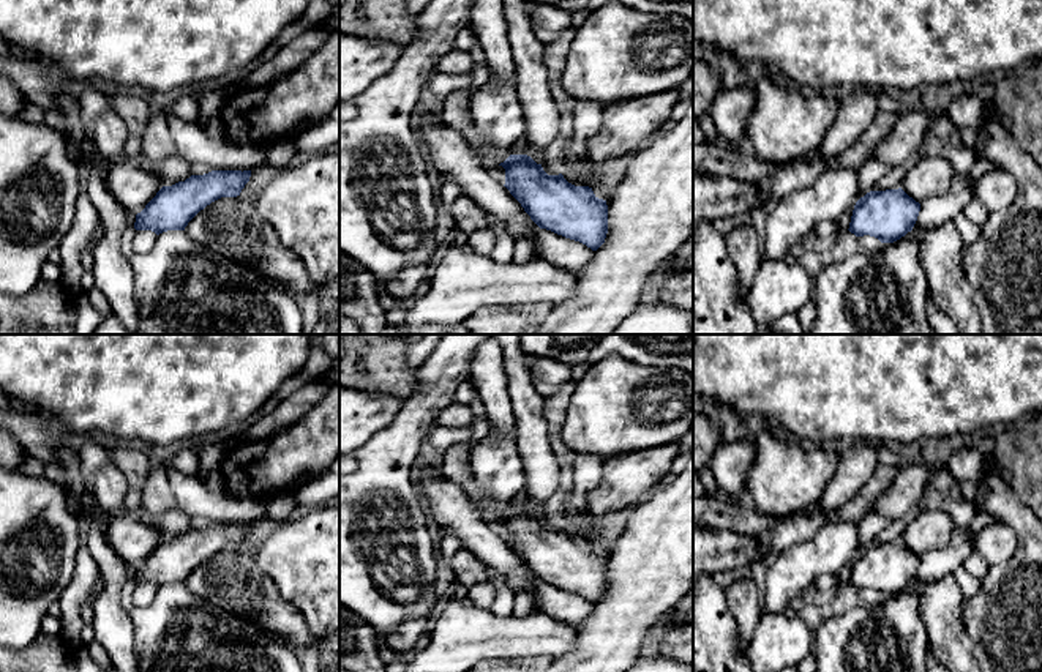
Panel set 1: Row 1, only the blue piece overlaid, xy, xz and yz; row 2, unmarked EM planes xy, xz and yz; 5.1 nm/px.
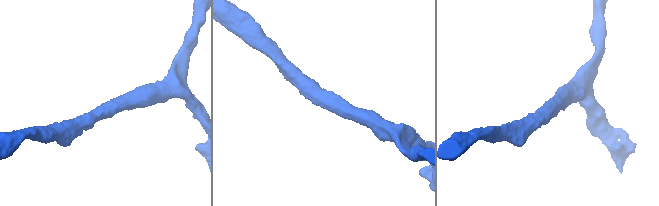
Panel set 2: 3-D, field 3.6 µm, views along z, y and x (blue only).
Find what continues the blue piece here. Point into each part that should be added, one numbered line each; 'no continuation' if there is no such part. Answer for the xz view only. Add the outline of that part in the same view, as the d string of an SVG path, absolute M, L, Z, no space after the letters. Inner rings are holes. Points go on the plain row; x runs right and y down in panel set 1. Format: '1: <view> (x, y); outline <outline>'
1: xz (453, 510); outline M433 467L415 469L415 481L422 497L429 502L434 527L456 536L463 549L472 552L493 573L504 576L515 593L527 590L535 601L538 579L510 544L491 530L464 489Z

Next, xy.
1: xy (133, 540); outline M122 511L109 517L104 539L125 565L137 568L163 541L163 535L136 513Z

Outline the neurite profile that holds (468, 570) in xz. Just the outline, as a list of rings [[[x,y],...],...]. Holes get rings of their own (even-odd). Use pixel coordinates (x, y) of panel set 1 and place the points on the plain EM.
[[[461,549],[453,555],[450,568],[453,569],[455,582],[467,588],[489,581],[493,574],[483,562],[466,549]]]

